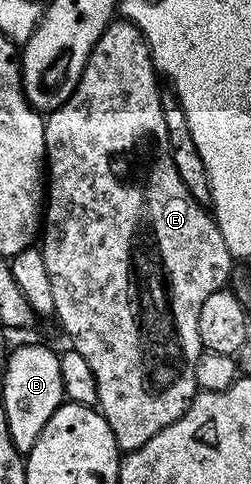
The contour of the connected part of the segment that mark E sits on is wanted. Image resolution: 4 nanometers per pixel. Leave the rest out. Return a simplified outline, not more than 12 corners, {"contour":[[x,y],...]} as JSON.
{"contour":[[116,18],[43,121],[53,316],[123,454],[233,263]]}

